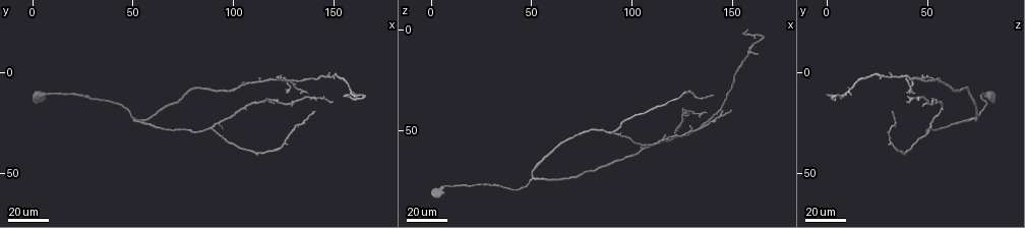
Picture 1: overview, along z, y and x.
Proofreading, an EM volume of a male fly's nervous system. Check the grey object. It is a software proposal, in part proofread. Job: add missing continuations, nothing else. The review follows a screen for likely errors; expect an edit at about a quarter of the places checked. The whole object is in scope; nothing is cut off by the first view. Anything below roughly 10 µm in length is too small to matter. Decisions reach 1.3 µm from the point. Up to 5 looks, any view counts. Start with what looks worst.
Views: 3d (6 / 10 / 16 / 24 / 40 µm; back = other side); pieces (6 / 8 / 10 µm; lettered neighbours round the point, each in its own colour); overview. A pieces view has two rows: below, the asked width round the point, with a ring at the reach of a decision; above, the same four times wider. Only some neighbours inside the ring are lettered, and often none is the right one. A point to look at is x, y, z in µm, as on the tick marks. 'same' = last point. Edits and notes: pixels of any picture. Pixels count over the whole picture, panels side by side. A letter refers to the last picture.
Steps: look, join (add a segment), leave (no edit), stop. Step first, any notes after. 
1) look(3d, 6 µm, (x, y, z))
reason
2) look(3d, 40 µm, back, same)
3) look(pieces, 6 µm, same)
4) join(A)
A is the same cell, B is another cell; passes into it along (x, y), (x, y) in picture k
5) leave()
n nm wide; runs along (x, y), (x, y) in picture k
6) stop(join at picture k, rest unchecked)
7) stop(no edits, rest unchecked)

look(3d, 24 µm, (141, 19, 33))
end of a long branch

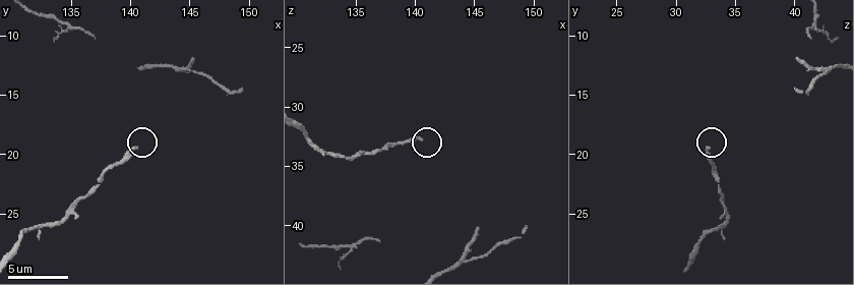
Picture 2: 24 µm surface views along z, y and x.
look(pieces, 10 µm, (140.4, 19.4, 32.6))

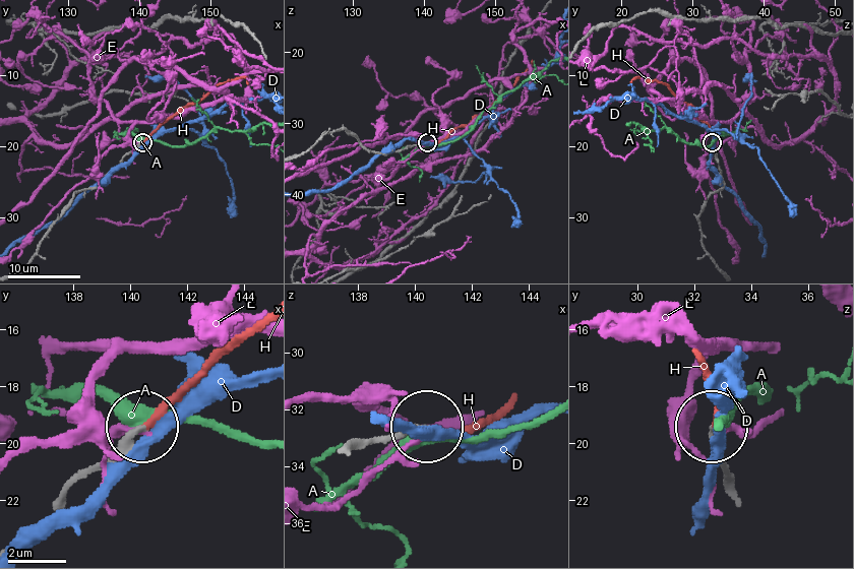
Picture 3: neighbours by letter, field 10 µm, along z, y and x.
join(H)
210 nm wide; H is the same cell, A, D and E are other cells; passes into it along (64, 491), (106, 464), (266, 321) in picture 3; the neuron continues

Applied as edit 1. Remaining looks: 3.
look(pieces, 10 µm, (145.2, 12.2, 40.2))
an open end

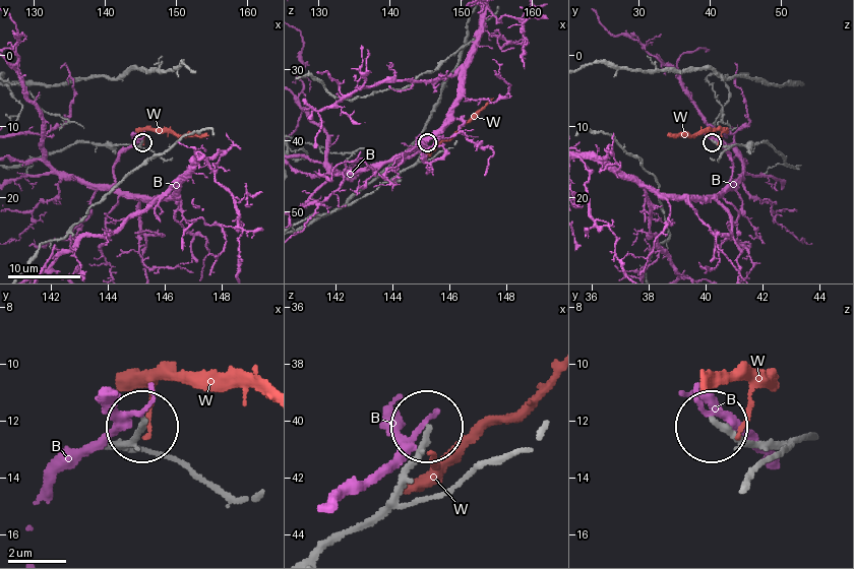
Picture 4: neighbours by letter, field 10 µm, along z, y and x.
leave()
B and W are other cells; runs along (782, 156), (766, 142), (722, 146), (712, 141) in picture 4; none of them fits

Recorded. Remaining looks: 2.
look(3d, 40 µm, (164, 11, 11))
free end

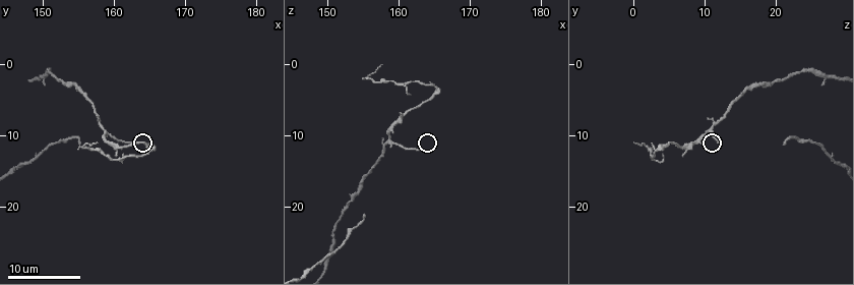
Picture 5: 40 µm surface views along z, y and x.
look(pieces, 10 µm, (163.0, 11.0, 12.0))

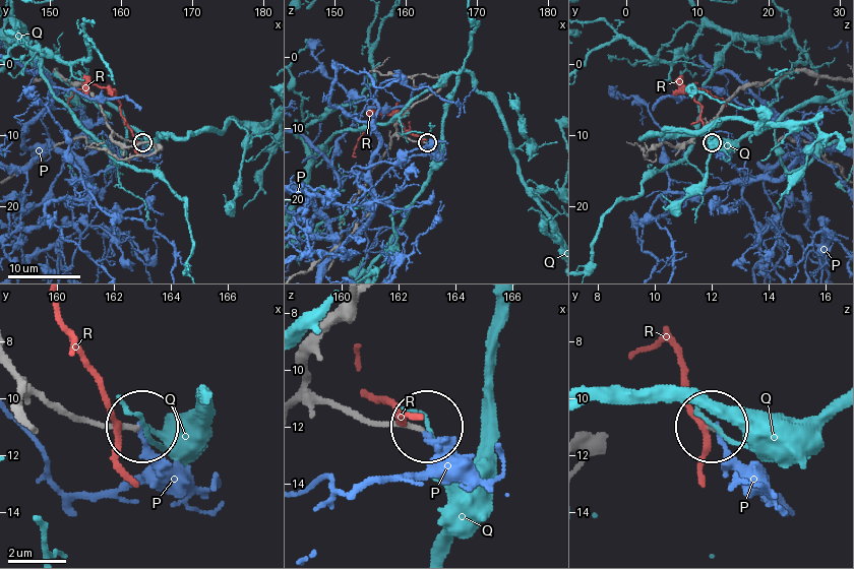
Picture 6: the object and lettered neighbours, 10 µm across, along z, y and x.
leave()
P, Q and R are other cells; runs along (16, 368), (74, 415), (138, 427) in picture 6; no lettered segment goes on from it

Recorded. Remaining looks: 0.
stop(join at picture 3, rest unchecked)

